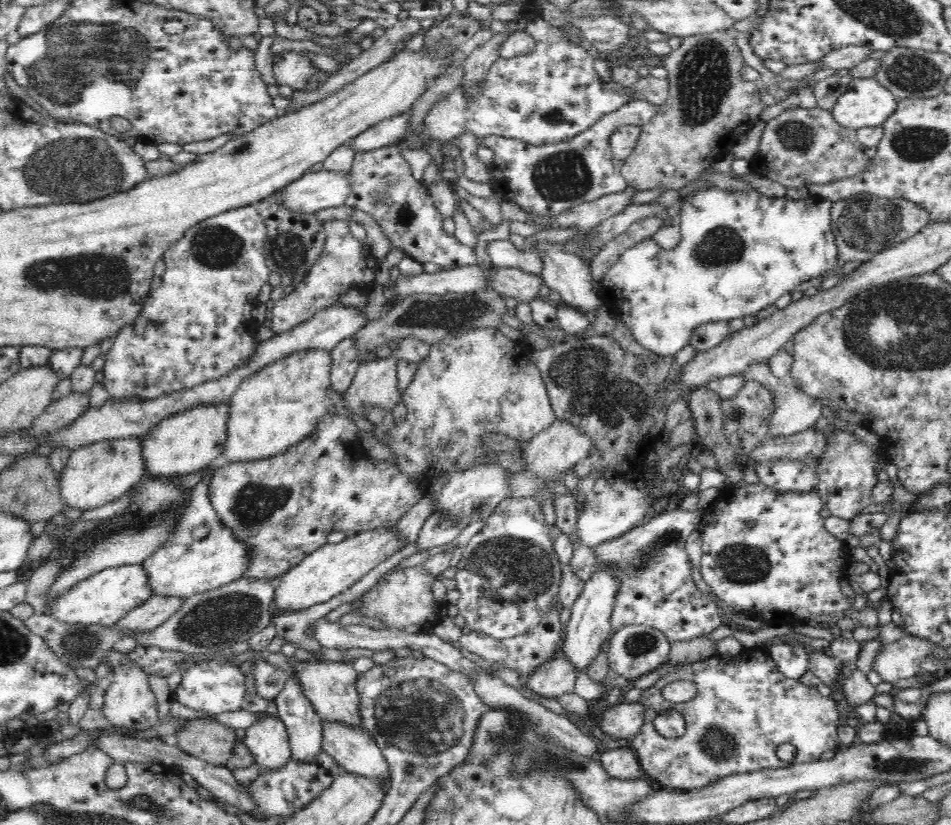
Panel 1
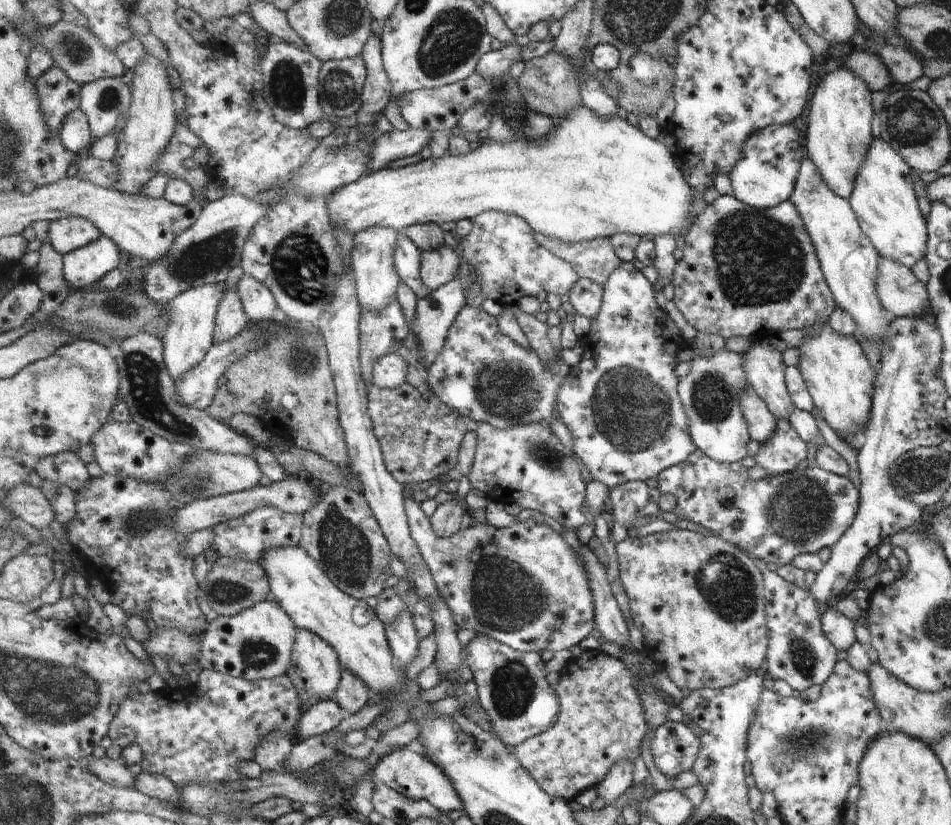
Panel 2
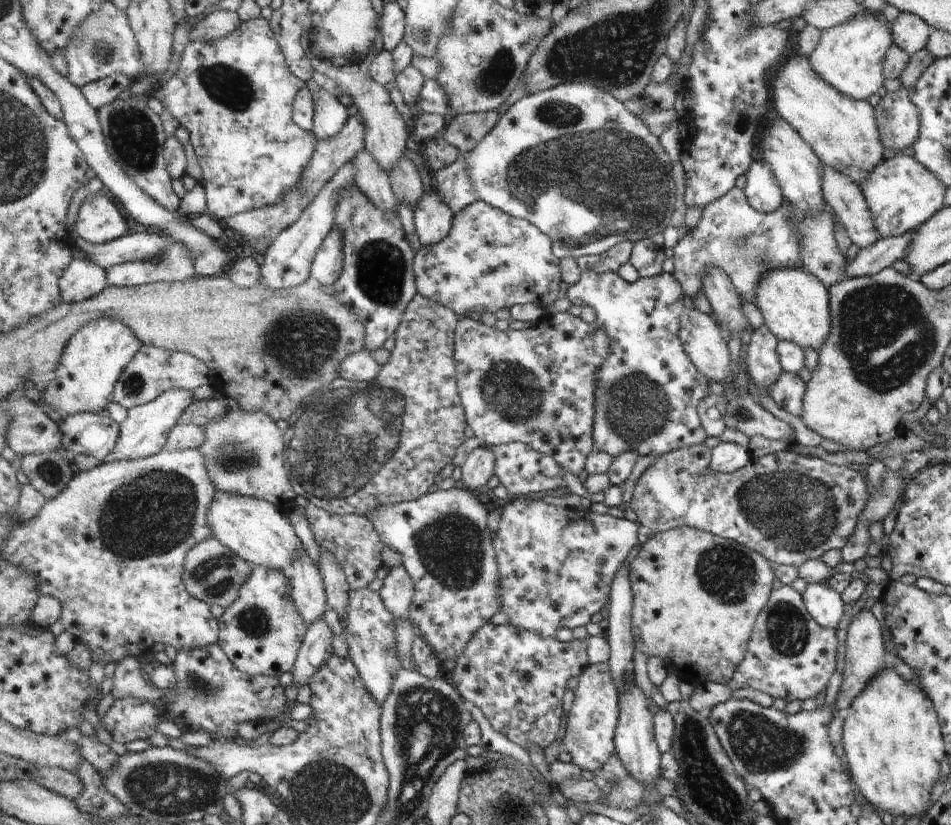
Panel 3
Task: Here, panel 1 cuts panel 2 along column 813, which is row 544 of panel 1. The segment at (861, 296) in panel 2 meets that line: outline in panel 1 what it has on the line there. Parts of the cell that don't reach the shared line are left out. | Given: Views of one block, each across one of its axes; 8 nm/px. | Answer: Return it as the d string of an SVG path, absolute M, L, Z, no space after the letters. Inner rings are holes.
M215 471L211 472L206 480L199 483L193 490L190 502L179 523L178 533L156 554L152 554L142 565L150 577L155 596L180 596L189 599L194 594L214 590L224 584L235 582L250 570L252 566L252 552L246 541L238 539L234 530L227 528L215 512L209 500L208 488L210 479ZM198 528L207 528L208 534L200 540L194 538Z

